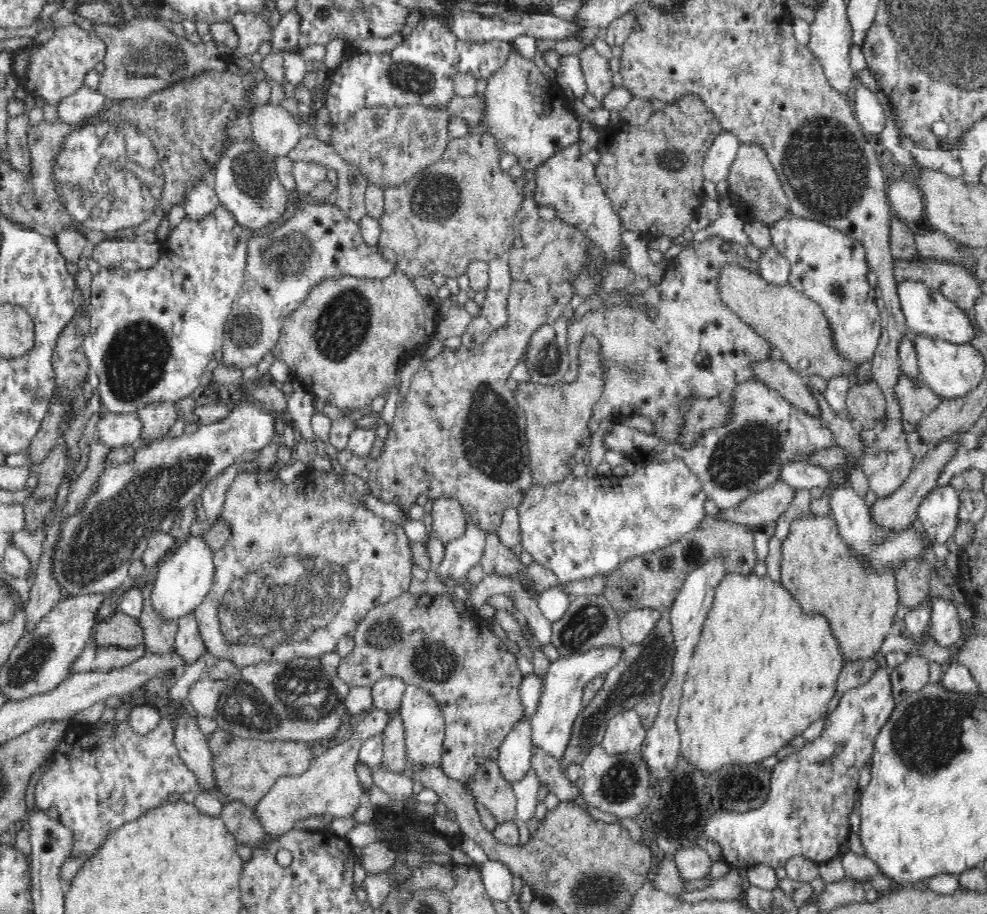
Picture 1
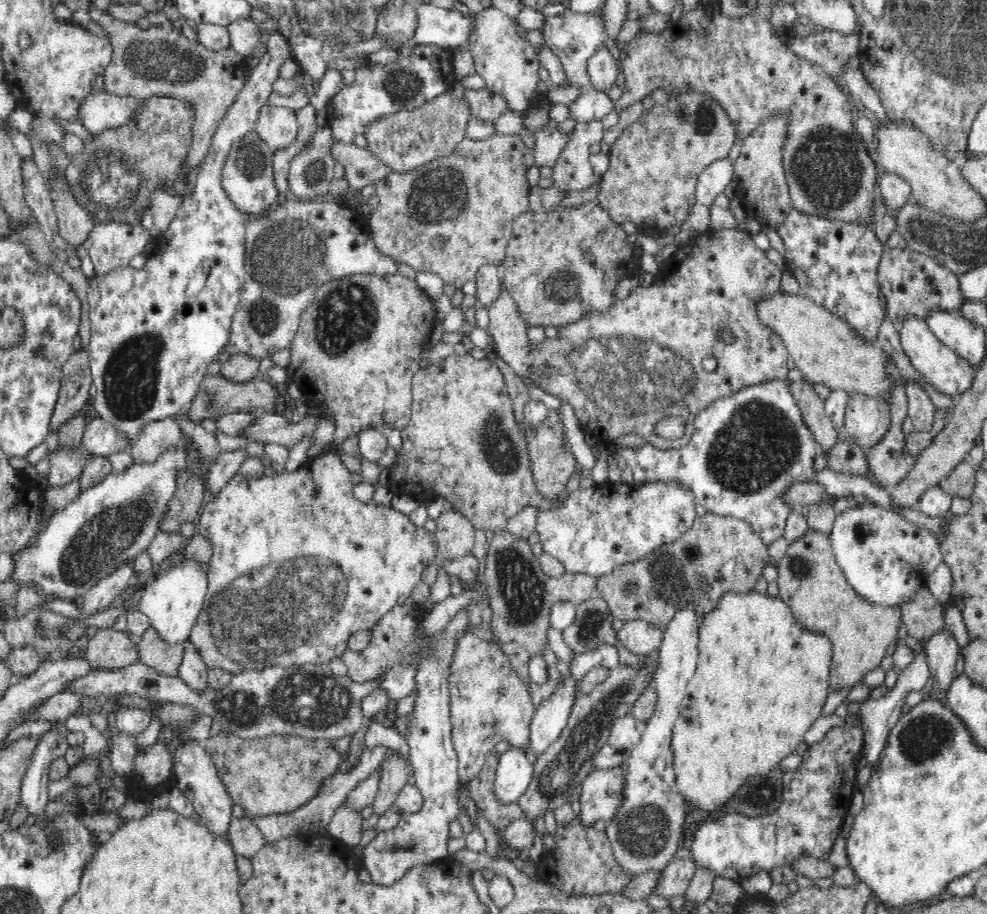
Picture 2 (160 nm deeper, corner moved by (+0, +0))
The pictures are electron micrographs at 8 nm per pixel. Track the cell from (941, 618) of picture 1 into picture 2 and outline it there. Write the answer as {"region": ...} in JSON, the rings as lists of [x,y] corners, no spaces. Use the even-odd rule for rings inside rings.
{"region":[[[944,629],[931,636],[925,645],[925,655],[928,663],[928,680],[932,680],[929,698],[946,700],[951,682],[956,678],[954,671],[959,656],[958,644]]]}

